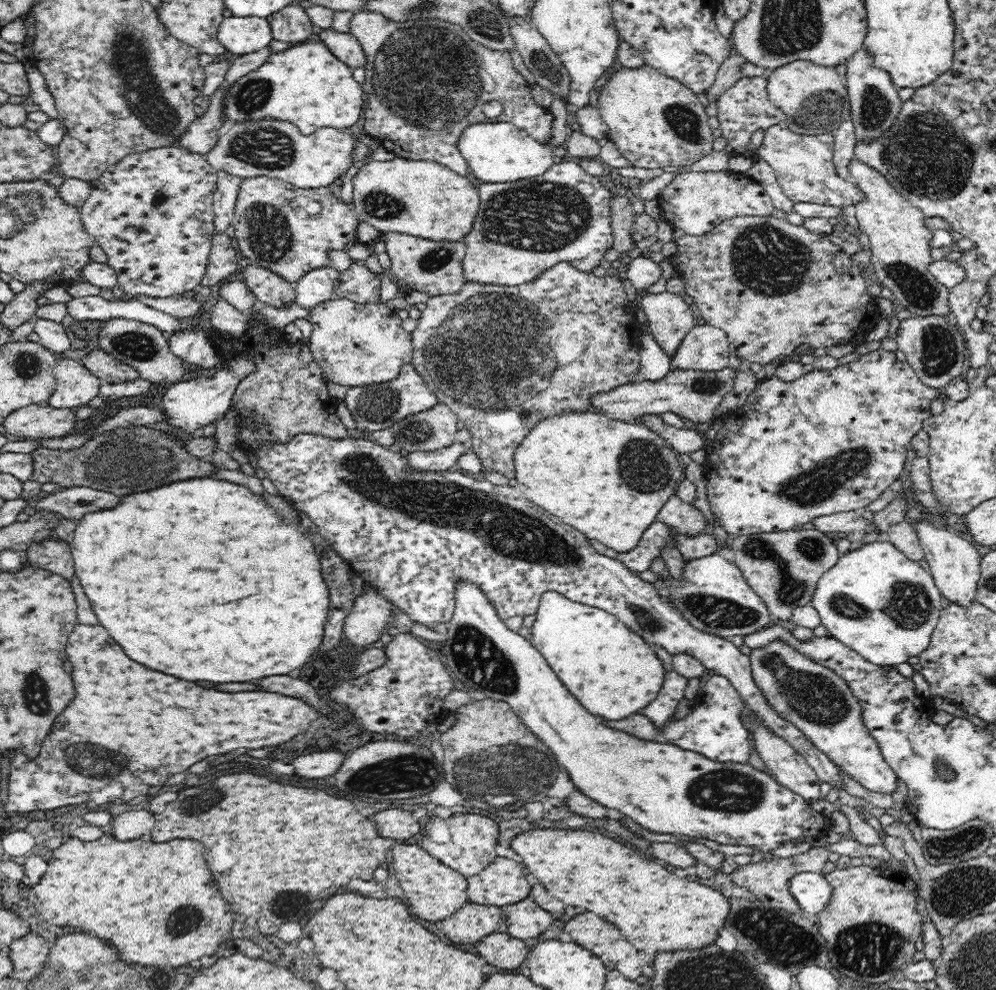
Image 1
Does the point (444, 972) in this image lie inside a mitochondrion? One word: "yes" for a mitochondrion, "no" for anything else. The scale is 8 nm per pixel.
no

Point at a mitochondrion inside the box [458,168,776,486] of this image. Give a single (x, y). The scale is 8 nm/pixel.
(540, 217)

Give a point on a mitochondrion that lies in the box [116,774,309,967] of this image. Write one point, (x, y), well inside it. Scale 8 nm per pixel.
(185, 918)

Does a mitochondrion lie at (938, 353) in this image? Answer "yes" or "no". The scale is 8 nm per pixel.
yes

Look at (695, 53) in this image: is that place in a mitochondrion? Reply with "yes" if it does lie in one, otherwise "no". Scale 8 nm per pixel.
no

